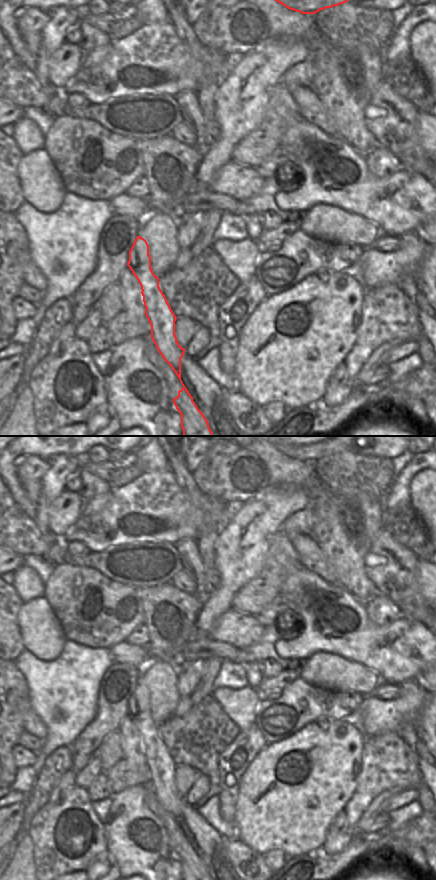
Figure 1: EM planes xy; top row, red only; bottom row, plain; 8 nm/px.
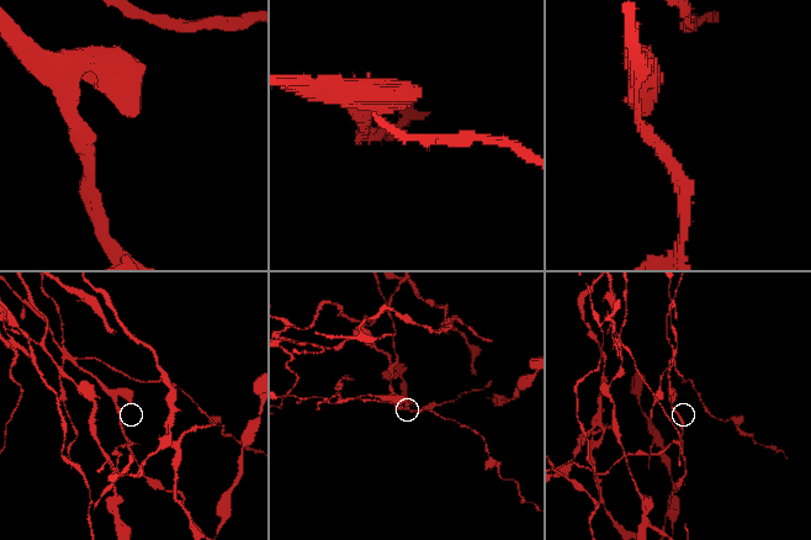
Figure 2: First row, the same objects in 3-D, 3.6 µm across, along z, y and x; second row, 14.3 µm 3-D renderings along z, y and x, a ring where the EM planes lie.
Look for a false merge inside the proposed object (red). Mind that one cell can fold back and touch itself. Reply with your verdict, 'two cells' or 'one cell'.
two cells

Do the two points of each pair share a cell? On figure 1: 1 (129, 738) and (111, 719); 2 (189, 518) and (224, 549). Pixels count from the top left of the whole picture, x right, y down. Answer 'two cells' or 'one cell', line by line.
1: two cells
2: two cells

